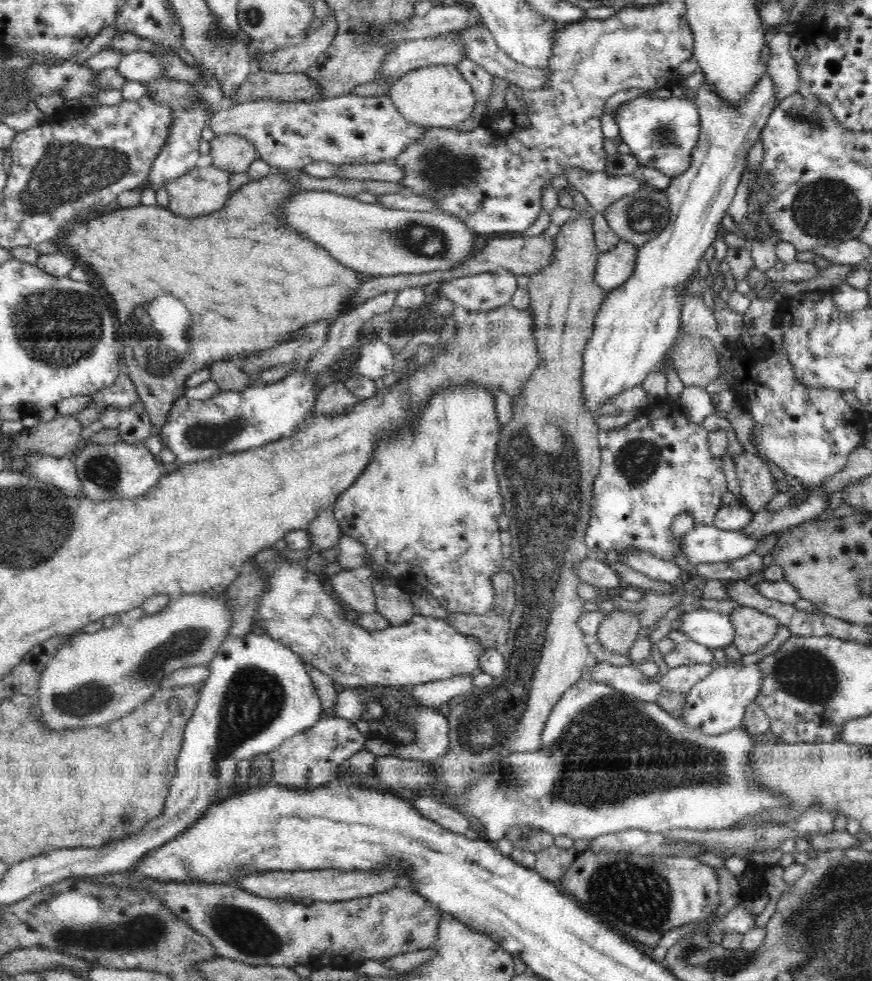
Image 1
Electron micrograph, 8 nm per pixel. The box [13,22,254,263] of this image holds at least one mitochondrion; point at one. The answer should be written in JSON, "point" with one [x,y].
{"point":[65,172]}

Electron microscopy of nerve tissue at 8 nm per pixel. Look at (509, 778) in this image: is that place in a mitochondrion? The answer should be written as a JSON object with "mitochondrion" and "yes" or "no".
{"mitochondrion":"yes"}

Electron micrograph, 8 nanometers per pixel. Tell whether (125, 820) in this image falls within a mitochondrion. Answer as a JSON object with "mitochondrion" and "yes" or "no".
{"mitochondrion":"no"}

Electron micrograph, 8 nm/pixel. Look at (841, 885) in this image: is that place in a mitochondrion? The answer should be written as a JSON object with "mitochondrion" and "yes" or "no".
{"mitochondrion":"yes"}

